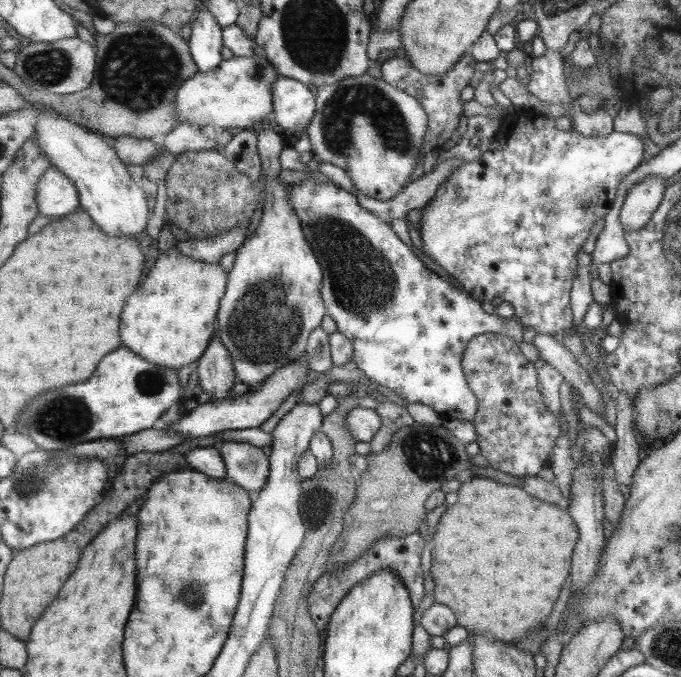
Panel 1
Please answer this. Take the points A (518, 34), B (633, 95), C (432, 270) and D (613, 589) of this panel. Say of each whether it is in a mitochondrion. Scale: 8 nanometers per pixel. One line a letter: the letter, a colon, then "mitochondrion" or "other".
A: other
B: other
C: other
D: other

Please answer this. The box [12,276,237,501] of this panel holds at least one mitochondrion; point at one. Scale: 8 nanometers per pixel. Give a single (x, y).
(65, 417)

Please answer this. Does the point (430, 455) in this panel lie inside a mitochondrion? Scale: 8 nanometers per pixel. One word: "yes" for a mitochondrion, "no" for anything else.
yes

